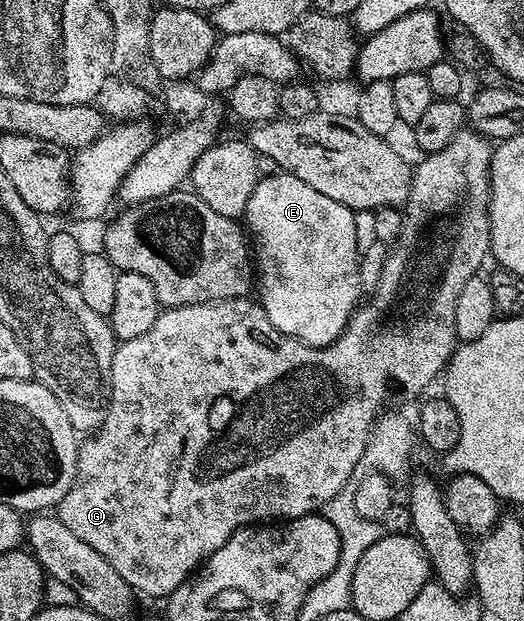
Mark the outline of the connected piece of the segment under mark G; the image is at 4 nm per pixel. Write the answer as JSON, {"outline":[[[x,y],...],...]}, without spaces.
{"outline":[[[464,129],[464,130],[461,130],[461,131],[459,131],[459,132],[458,132],[458,133],[457,133],[457,137],[453,137],[453,141],[449,141],[449,145],[445,145],[445,149],[437,149],[437,153],[433,153],[433,154],[432,154],[432,155],[429,155],[429,154],[424,154],[424,155],[423,155],[423,156],[422,156],[422,158],[423,158],[423,160],[421,160],[421,161],[420,161],[420,163],[419,163],[419,168],[418,168],[418,167],[417,167],[417,166],[416,166],[416,167],[415,167],[415,168],[414,168],[414,171],[413,171],[413,174],[412,174],[412,176],[411,176],[411,192],[410,192],[410,193],[409,193],[409,197],[408,197],[408,198],[407,198],[407,201],[406,201],[406,203],[404,203],[404,204],[403,204],[403,206],[402,206],[402,208],[401,208],[401,210],[402,210],[402,213],[403,213],[403,224],[402,224],[402,225],[401,225],[401,229],[400,229],[400,230],[399,230],[399,236],[398,236],[398,237],[397,237],[397,238],[395,238],[395,241],[394,241],[394,243],[392,243],[392,244],[390,244],[390,247],[389,247],[389,250],[388,250],[388,251],[391,251],[391,252],[389,252],[389,253],[388,253],[388,255],[387,255],[387,260],[385,260],[385,261],[384,261],[384,263],[383,263],[383,268],[381,268],[381,269],[380,269],[380,271],[379,271],[379,284],[377,284],[377,285],[376,285],[376,287],[375,287],[375,292],[373,292],[373,293],[372,293],[372,295],[371,295],[371,303],[367,303],[367,302],[364,302],[364,303],[363,303],[363,304],[362,304],[362,306],[360,306],[360,307],[359,307],[359,308],[358,308],[358,310],[356,310],[356,312],[355,312],[355,314],[354,314],[354,315],[352,315],[352,317],[351,317],[351,320],[350,320],[350,321],[348,321],[348,323],[347,323],[347,327],[346,327],[346,329],[345,329],[345,330],[344,330],[344,331],[343,331],[343,332],[342,332],[342,333],[340,333],[340,335],[339,335],[339,336],[337,336],[337,337],[336,337],[336,338],[335,338],[335,340],[333,340],[333,342],[331,342],[331,344],[330,344],[330,345],[328,345],[328,347],[310,347],[310,345],[308,345],[308,344],[307,344],[307,343],[302,343],[302,341],[300,341],[300,339],[294,339],[294,338],[293,338],[293,337],[289,337],[289,336],[288,336],[288,335],[286,335],[286,334],[285,334],[285,333],[281,333],[281,332],[280,332],[280,331],[278,331],[278,330],[277,330],[277,328],[276,328],[276,327],[275,327],[275,326],[274,326],[274,325],[273,325],[273,321],[269,321],[269,317],[268,317],[268,316],[267,316],[267,314],[266,314],[266,313],[265,313],[265,309],[264,309],[264,308],[263,308],[263,305],[262,305],[262,303],[260,303],[260,302],[258,302],[258,301],[256,301],[256,300],[255,300],[255,299],[254,299],[254,298],[251,298],[251,297],[244,297],[244,298],[242,298],[242,299],[223,299],[223,300],[222,300],[222,301],[220,301],[220,302],[219,302],[219,303],[198,303],[198,304],[197,304],[197,305],[185,305],[185,306],[184,306],[184,307],[168,307],[168,308],[166,308],[166,309],[163,309],[163,310],[160,310],[160,312],[159,312],[159,316],[158,316],[158,317],[157,317],[157,321],[153,321],[153,326],[152,326],[152,327],[150,327],[150,329],[148,329],[148,331],[147,331],[147,332],[145,332],[145,333],[141,333],[141,337],[129,337],[129,338],[128,338],[128,339],[124,339],[124,340],[122,340],[122,342],[120,342],[120,343],[119,343],[119,344],[118,344],[118,346],[116,346],[116,348],[115,348],[115,352],[114,352],[114,353],[113,353],[113,365],[112,365],[112,366],[111,366],[111,397],[110,397],[110,400],[109,400],[109,402],[108,402],[108,404],[107,404],[107,416],[106,416],[106,417],[105,417],[105,421],[104,421],[104,422],[103,422],[103,423],[102,423],[102,425],[100,425],[100,426],[99,426],[99,428],[97,428],[97,430],[96,430],[96,431],[94,431],[94,432],[93,432],[93,433],[91,433],[91,434],[88,434],[88,435],[87,435],[87,436],[86,436],[86,438],[84,438],[84,439],[83,439],[83,440],[82,440],[82,442],[80,442],[80,445],[79,445],[79,456],[78,456],[78,457],[77,457],[77,473],[76,473],[76,474],[75,474],[75,483],[74,483],[74,484],[73,484],[73,485],[72,485],[72,487],[71,487],[71,488],[70,488],[70,489],[69,489],[69,493],[65,493],[65,497],[64,497],[64,498],[63,498],[63,500],[61,500],[61,501],[60,501],[60,502],[59,502],[59,506],[58,506],[58,508],[57,508],[57,514],[58,514],[58,516],[59,516],[59,520],[61,520],[61,522],[63,522],[63,523],[64,523],[64,525],[66,525],[66,527],[67,527],[67,528],[69,528],[69,530],[71,530],[71,531],[72,531],[72,532],[73,532],[73,534],[74,534],[74,535],[76,535],[76,536],[77,536],[77,537],[81,537],[81,541],[85,541],[85,545],[89,545],[89,546],[90,546],[90,547],[91,547],[91,548],[92,548],[92,549],[97,549],[97,553],[101,553],[101,557],[105,557],[105,561],[109,561],[109,565],[113,565],[113,569],[117,569],[117,573],[121,573],[121,577],[122,577],[122,578],[123,578],[123,580],[125,580],[125,581],[126,581],[126,583],[127,583],[127,584],[128,584],[128,585],[129,585],[129,586],[130,586],[130,587],[131,587],[131,589],[132,589],[132,591],[134,591],[134,592],[136,592],[136,593],[138,593],[138,594],[139,594],[139,595],[140,595],[140,596],[143,596],[143,595],[148,595],[148,597],[149,597],[149,598],[151,598],[151,599],[159,599],[159,598],[161,598],[161,599],[160,599],[160,600],[162,600],[162,599],[163,599],[163,598],[164,598],[164,597],[169,597],[169,596],[170,596],[170,595],[172,595],[172,593],[173,593],[173,592],[175,592],[175,591],[176,591],[176,590],[177,590],[177,589],[178,589],[178,587],[179,587],[179,586],[181,586],[181,584],[183,584],[183,583],[184,583],[184,582],[185,582],[185,581],[186,581],[186,579],[190,579],[190,578],[191,578],[191,576],[192,576],[192,574],[193,574],[193,572],[194,572],[194,571],[195,571],[195,570],[196,570],[196,568],[198,568],[198,567],[199,567],[199,566],[200,566],[200,565],[202,565],[202,564],[204,564],[204,563],[206,563],[206,561],[207,561],[207,558],[209,558],[209,557],[210,557],[210,555],[212,555],[212,554],[213,554],[213,553],[217,553],[217,549],[221,549],[221,545],[225,545],[225,541],[229,541],[229,537],[230,537],[230,536],[231,536],[231,534],[232,534],[232,533],[233,533],[233,532],[234,532],[234,531],[240,531],[240,530],[241,530],[241,529],[242,529],[242,528],[243,528],[243,527],[249,527],[249,526],[252,526],[252,525],[263,525],[263,524],[266,524],[266,523],[267,523],[267,522],[268,522],[268,521],[286,521],[286,520],[288,520],[288,519],[300,519],[300,518],[301,518],[301,517],[302,517],[302,515],[314,515],[314,514],[316,514],[316,513],[319,513],[319,512],[322,512],[322,511],[323,511],[323,510],[324,510],[324,508],[326,508],[326,506],[327,506],[327,504],[328,504],[328,503],[330,503],[330,502],[331,502],[331,500],[332,500],[332,499],[335,499],[335,498],[337,498],[337,496],[338,496],[338,495],[341,495],[341,494],[344,494],[344,491],[345,491],[345,488],[346,488],[346,487],[343,487],[343,486],[345,486],[345,485],[346,485],[346,483],[347,483],[347,482],[349,482],[349,483],[348,483],[348,484],[350,484],[350,483],[351,483],[351,482],[352,482],[352,479],[351,479],[351,474],[353,474],[353,473],[354,473],[354,471],[355,471],[355,470],[357,470],[357,469],[358,469],[358,467],[359,467],[359,462],[361,462],[361,461],[362,461],[362,459],[365,459],[365,456],[366,456],[366,455],[367,455],[367,454],[368,454],[368,451],[369,451],[369,444],[370,444],[370,441],[371,441],[371,436],[372,436],[372,434],[373,434],[373,428],[374,428],[374,427],[375,427],[375,426],[376,426],[376,423],[377,423],[377,418],[376,418],[376,419],[375,419],[375,414],[377,414],[377,413],[378,413],[378,411],[379,411],[379,407],[383,407],[383,406],[385,406],[385,405],[386,405],[386,403],[391,403],[391,402],[393,402],[393,401],[394,401],[394,399],[399,399],[399,398],[401,398],[401,397],[402,397],[402,395],[419,395],[419,394],[420,394],[420,395],[419,395],[419,396],[422,396],[422,395],[423,395],[423,394],[424,394],[424,392],[423,392],[423,393],[422,393],[422,391],[423,391],[423,390],[425,390],[425,389],[426,389],[426,387],[427,387],[427,386],[429,386],[429,385],[430,385],[430,383],[431,383],[431,382],[433,382],[433,381],[434,381],[434,379],[435,379],[435,378],[437,378],[437,377],[438,377],[438,375],[439,375],[439,378],[440,378],[440,376],[442,376],[442,375],[443,375],[443,374],[444,374],[444,371],[445,371],[445,368],[446,368],[446,367],[447,367],[447,366],[448,366],[448,364],[450,364],[450,362],[451,362],[451,357],[452,357],[452,355],[454,355],[454,354],[455,354],[455,348],[456,348],[456,346],[457,346],[457,340],[456,340],[456,337],[455,337],[455,326],[454,326],[454,325],[453,325],[453,309],[457,309],[457,297],[458,297],[458,295],[459,295],[459,294],[461,294],[461,289],[462,289],[462,287],[464,287],[464,285],[465,285],[465,281],[469,281],[469,280],[470,280],[470,279],[472,279],[472,277],[473,277],[473,276],[475,276],[475,275],[477,275],[477,274],[480,274],[480,271],[481,271],[481,268],[479,268],[479,266],[481,266],[481,265],[482,265],[482,263],[483,263],[483,262],[485,262],[485,261],[486,261],[486,262],[488,262],[488,259],[489,259],[489,256],[490,256],[490,253],[491,253],[491,226],[490,226],[490,225],[489,225],[489,201],[490,201],[490,200],[491,200],[491,155],[492,155],[492,152],[493,152],[493,143],[492,143],[492,140],[489,140],[489,139],[486,139],[486,137],[484,137],[484,136],[483,136],[483,135],[481,135],[481,134],[479,134],[479,132],[477,132],[477,131],[473,131],[473,130],[470,130],[470,129]]]}

